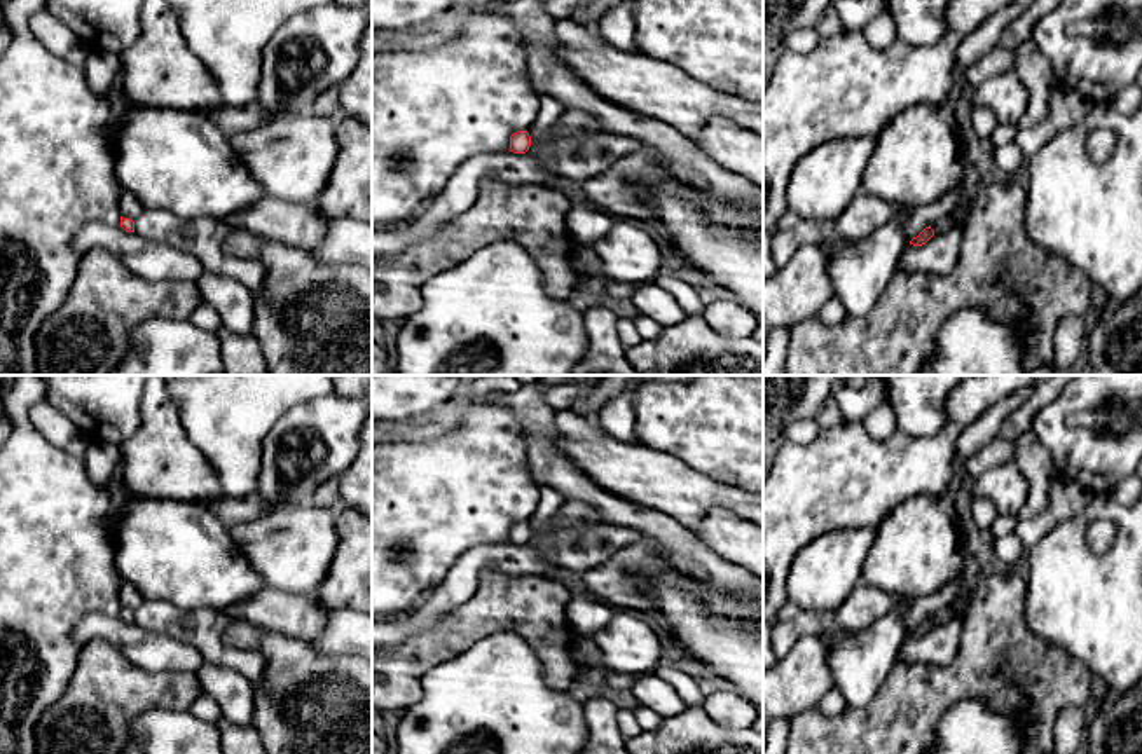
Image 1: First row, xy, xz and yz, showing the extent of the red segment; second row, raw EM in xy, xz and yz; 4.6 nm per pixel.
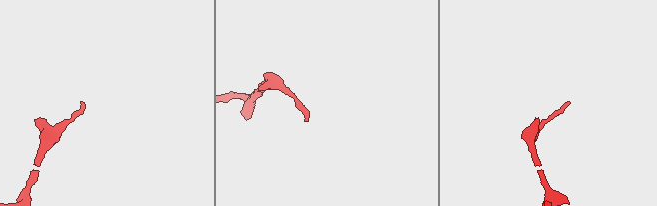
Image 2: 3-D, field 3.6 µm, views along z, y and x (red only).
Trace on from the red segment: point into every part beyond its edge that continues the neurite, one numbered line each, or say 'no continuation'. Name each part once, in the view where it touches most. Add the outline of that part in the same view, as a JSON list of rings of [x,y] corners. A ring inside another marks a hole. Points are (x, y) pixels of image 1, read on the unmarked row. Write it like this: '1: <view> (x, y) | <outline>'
no continuation

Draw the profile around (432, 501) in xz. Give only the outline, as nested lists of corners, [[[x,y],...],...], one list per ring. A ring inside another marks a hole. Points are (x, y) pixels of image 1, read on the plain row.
[[[491,403],[471,405],[457,428],[442,438],[372,445],[372,621],[410,614],[431,597],[459,557],[482,545],[506,543],[510,527],[536,513],[540,487],[527,473],[526,459],[520,426],[510,410]]]

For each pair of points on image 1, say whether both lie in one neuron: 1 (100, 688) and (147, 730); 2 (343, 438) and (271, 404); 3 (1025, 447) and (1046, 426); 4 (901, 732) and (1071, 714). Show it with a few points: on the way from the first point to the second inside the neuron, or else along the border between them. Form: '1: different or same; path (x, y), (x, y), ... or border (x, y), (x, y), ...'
1: different; border (177, 711), (147, 709), (131, 725), (128, 735)
2: different; border (323, 395), (295, 404), (271, 428), (264, 447)
3: different; border (1031, 428), (1046, 449), (1053, 473)
4: different; border (1081, 706), (1066, 706), (1057, 714), (1050, 735)

